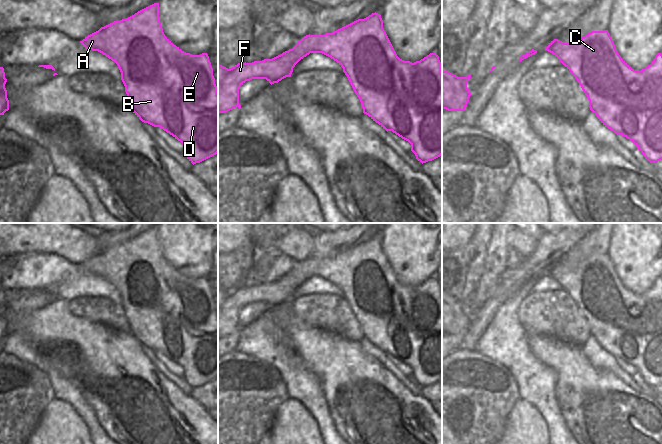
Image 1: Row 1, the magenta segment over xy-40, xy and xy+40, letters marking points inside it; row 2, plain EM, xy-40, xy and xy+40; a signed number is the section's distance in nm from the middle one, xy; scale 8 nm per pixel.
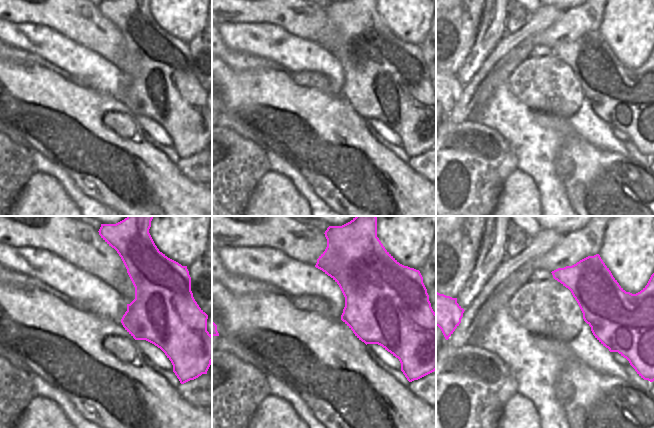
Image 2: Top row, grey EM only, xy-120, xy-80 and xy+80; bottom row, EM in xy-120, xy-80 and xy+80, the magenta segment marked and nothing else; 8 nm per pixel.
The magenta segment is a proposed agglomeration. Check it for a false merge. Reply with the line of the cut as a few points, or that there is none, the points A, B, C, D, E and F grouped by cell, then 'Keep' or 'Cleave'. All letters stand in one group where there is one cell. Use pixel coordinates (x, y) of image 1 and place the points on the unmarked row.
Split along xy (288, 274), (296, 280), (297, 286). Groups: A B C D E / F. Cleave

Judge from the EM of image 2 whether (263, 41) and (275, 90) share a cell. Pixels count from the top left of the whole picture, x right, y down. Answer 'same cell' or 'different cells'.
different cells

